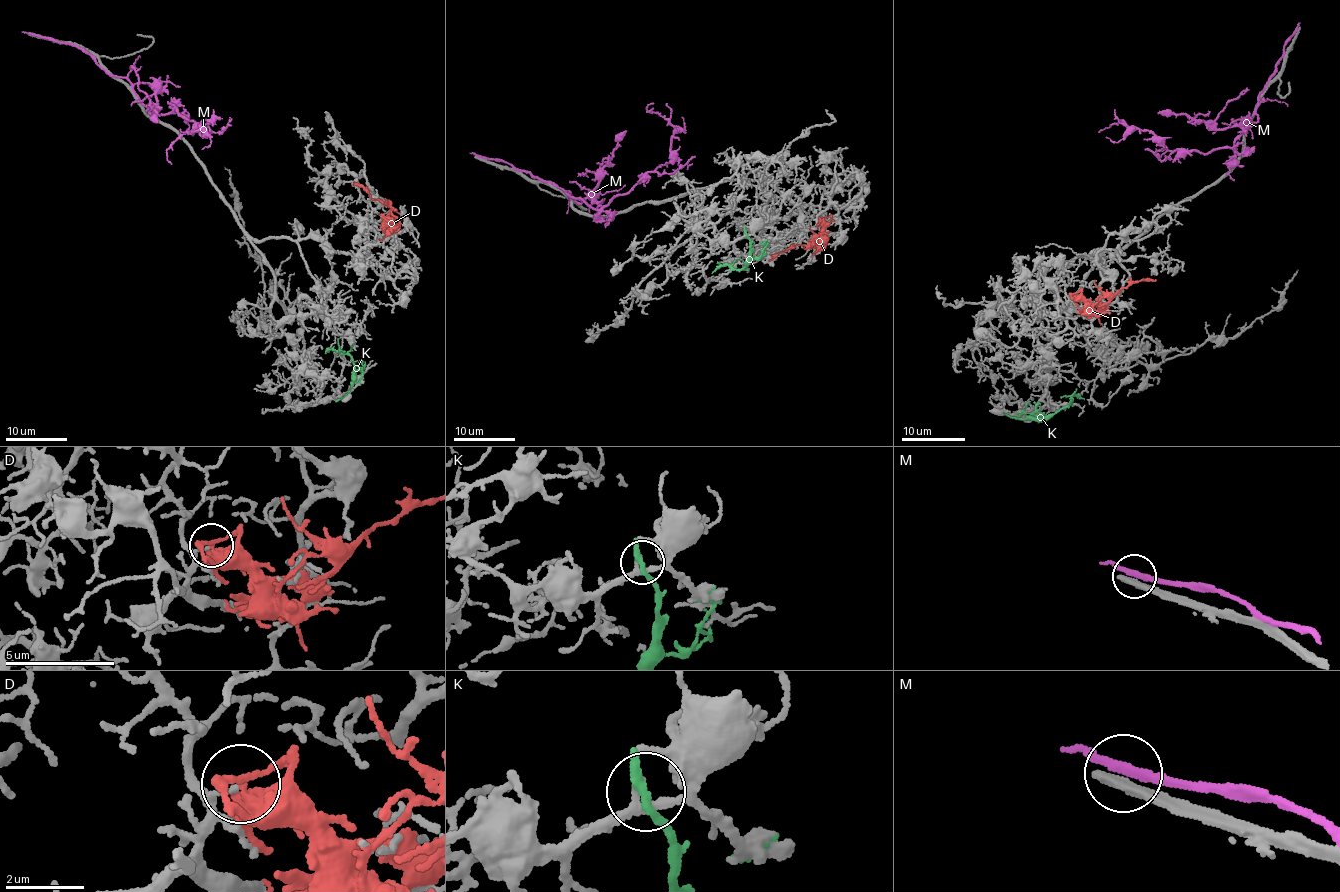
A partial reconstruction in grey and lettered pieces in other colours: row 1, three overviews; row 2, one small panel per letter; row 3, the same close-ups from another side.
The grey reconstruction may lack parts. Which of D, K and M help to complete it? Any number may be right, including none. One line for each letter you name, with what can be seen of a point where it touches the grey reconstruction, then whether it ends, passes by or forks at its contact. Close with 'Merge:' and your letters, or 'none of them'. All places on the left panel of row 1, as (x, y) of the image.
Merge: none of them

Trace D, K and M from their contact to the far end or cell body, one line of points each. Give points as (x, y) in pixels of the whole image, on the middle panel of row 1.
D: (822, 217), (818, 238), (821, 239), (808, 245), (790, 246), (769, 260)
K: (746, 234), (750, 239), (748, 266), (740, 269), (723, 264), (711, 273)
M: (479, 157), (527, 171), (592, 206), (603, 207), (670, 158), (674, 127), (647, 109), (653, 103)

